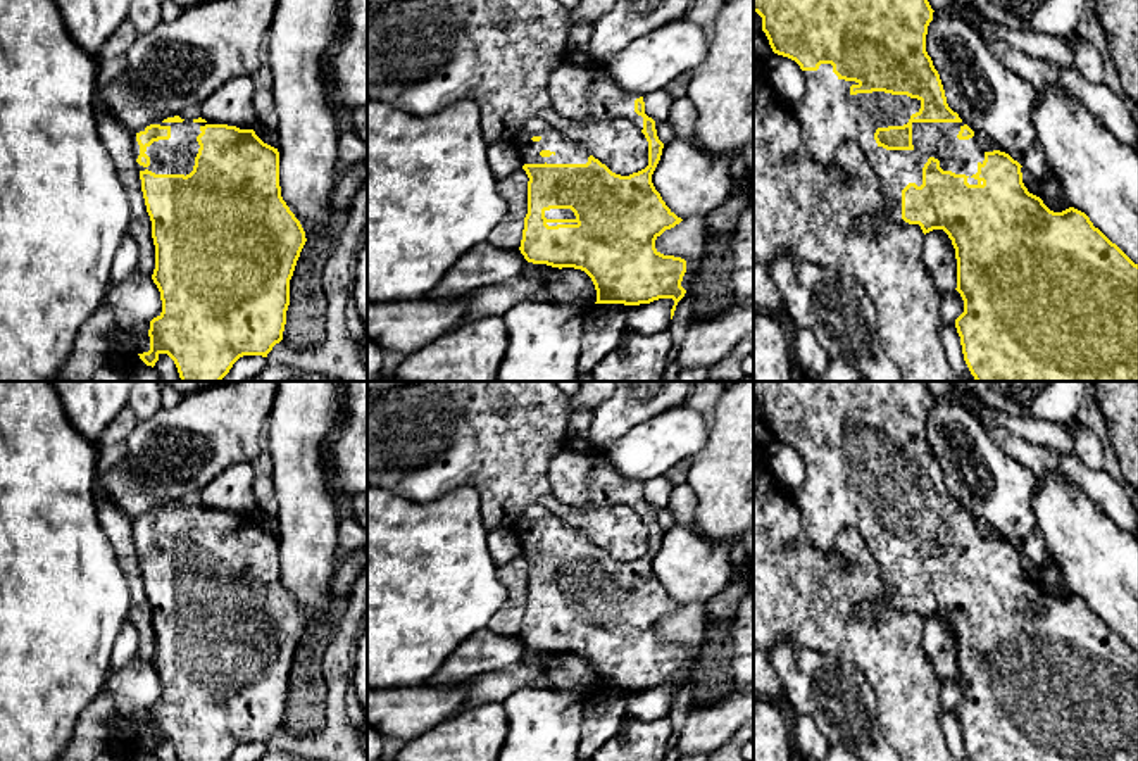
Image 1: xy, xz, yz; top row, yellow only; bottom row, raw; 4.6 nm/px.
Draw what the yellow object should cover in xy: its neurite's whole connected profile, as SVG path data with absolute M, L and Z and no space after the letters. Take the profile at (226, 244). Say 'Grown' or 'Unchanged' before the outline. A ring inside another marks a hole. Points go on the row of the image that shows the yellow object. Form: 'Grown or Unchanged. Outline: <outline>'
Grown. Outline: M179 116L150 124L131 135L141 192L152 221L155 245L153 283L162 312L150 321L150 350L138 354L155 366L167 354L181 381L221 381L243 355L262 355L283 340L290 305L290 280L307 242L305 231L281 197L279 152L253 129L214 124Z

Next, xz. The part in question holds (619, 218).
Grown. Outline: M569 59L550 74L548 93L555 109L576 123L631 121L648 142L648 166L629 176L616 174L541 117L529 117L512 142L529 178L521 254L533 264L585 271L597 290L595 304L640 305L672 299L672 319L686 293L681 286L686 261L660 254L655 240L683 219L666 205L652 183L664 143L657 136L655 121L645 114L643 97L622 90L603 64L579 66Z

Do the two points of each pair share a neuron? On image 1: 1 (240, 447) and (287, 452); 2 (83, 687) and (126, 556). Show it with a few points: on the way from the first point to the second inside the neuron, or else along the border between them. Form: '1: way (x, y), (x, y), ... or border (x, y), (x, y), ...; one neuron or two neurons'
1: border (275, 399), (262, 435); two neurons
2: border (104, 534), (125, 578), (130, 610); two neurons

